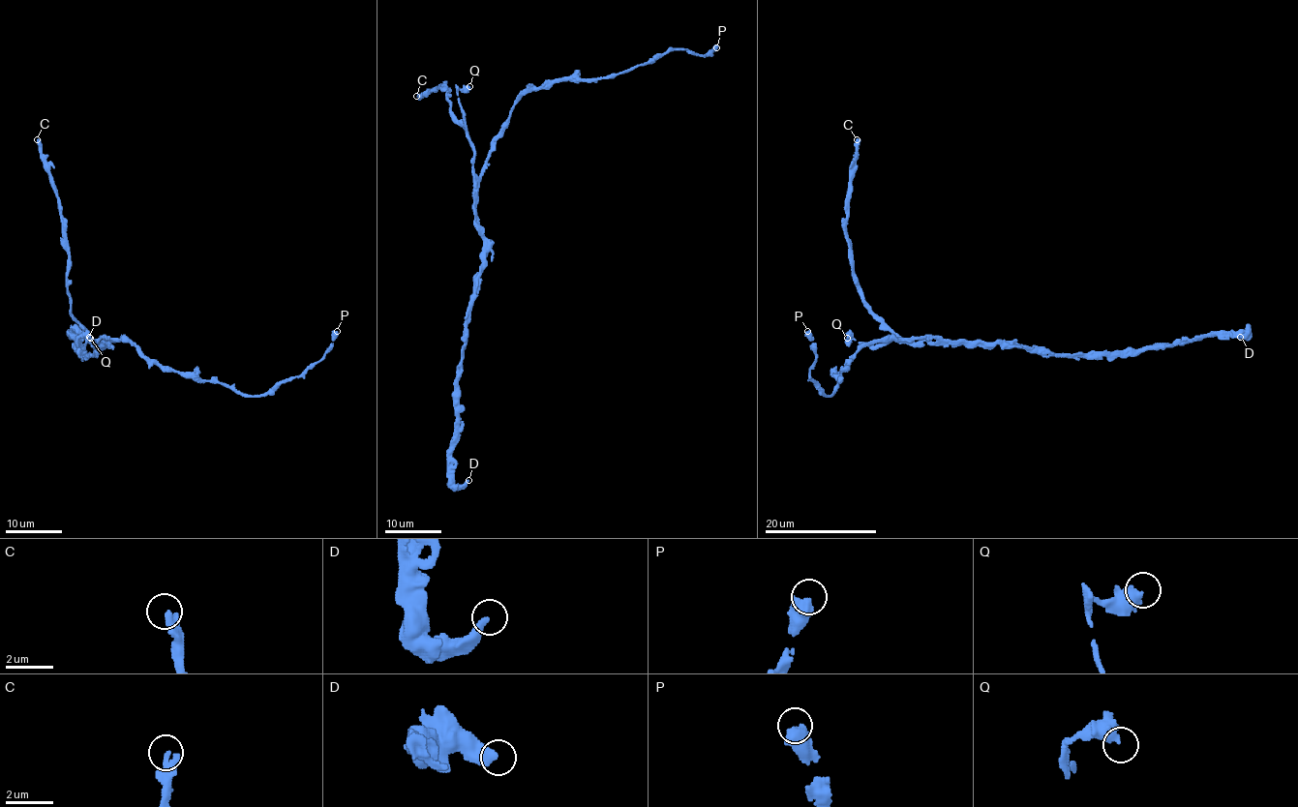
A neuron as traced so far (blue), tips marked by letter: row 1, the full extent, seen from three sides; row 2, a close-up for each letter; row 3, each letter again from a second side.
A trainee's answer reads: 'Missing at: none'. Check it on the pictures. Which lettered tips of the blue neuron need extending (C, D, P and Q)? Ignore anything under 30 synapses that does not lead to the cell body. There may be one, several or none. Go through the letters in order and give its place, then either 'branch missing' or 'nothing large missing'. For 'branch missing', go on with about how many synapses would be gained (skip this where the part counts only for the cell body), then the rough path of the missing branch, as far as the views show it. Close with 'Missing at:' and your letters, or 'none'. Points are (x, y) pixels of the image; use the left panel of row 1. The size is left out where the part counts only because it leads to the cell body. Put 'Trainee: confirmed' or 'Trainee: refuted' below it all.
C: at (37, 139); branch missing; about 60 synapses
D: at (89, 337); nothing large missing
P: at (337, 331); nothing large missing
Q: at (90, 338); nothing large missing
Missing at: C
Trainee: refuted

